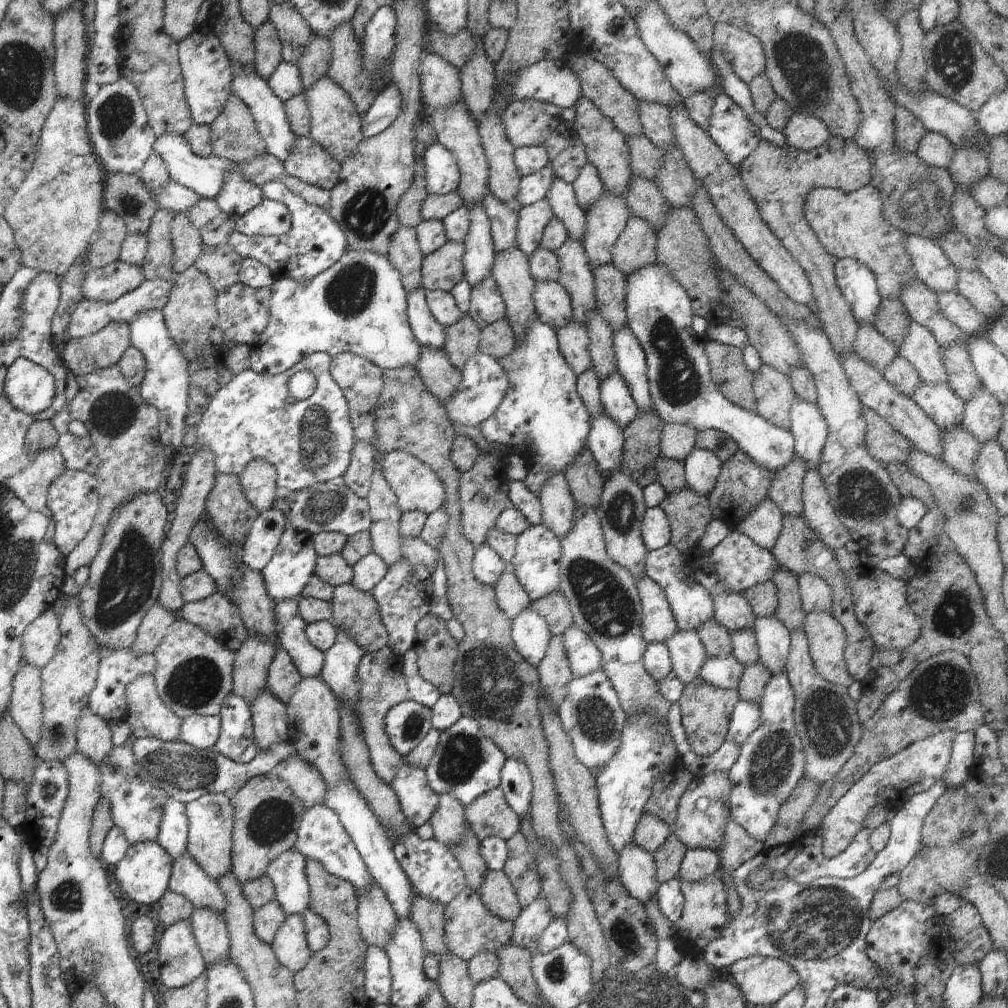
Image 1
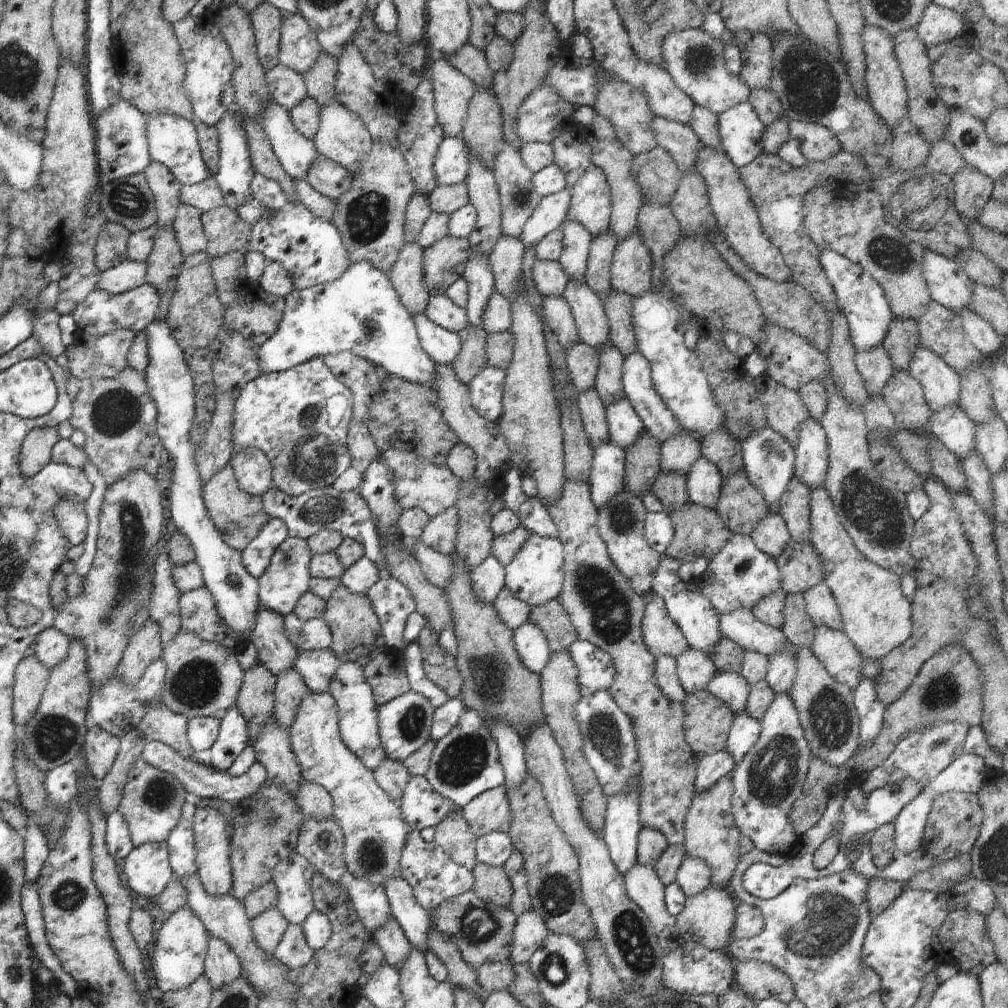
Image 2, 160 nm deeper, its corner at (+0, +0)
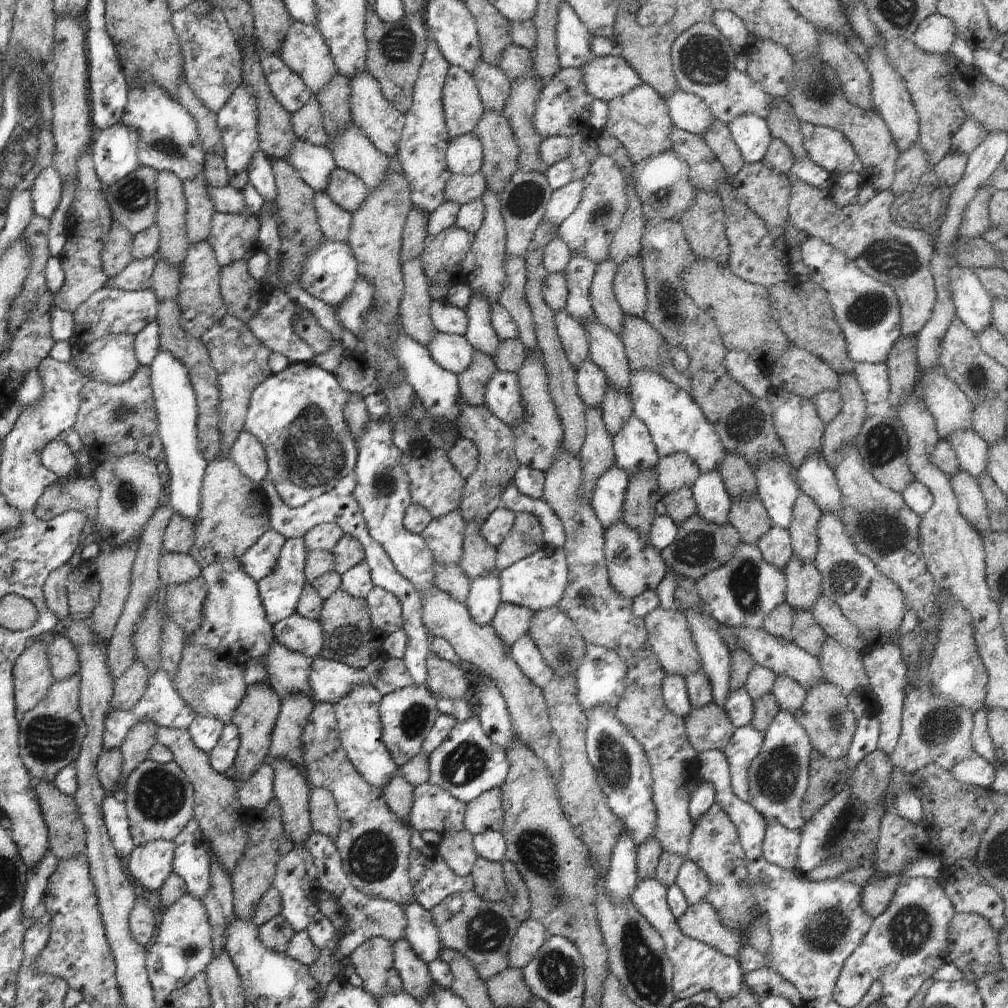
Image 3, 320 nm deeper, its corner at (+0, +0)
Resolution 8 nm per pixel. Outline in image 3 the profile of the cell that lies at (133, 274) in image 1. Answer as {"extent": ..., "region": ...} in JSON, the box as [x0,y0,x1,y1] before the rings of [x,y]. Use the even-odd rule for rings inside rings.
{"extent":[108,256,158,291],"region":[[[158,256],[142,260],[133,259],[118,276],[110,279],[108,285],[125,291],[152,289],[151,278],[157,262]]]}

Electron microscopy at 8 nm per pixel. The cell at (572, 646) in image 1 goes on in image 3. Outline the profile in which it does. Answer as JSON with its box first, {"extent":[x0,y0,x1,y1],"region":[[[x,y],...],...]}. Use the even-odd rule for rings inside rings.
{"extent":[575,645,626,712],"region":[[[586,645],[586,656],[575,674],[578,702],[584,712],[600,705],[616,710],[626,690],[626,675],[626,663],[617,652],[601,646]]]}

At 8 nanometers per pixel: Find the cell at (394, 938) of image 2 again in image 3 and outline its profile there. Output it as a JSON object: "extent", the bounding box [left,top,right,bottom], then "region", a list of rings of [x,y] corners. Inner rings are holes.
{"extent":[392,938,435,1004],"region":[[[405,938],[392,943],[392,948],[394,966],[403,980],[403,990],[422,1004],[435,986],[427,962],[418,958]]]}

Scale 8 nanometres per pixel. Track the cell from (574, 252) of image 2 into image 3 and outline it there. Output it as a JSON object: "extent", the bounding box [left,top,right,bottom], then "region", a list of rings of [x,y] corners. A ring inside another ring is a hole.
{"extent":[563,253,595,323],"region":[[[572,253],[572,258],[563,274],[567,280],[567,313],[578,322],[584,323],[595,314],[591,305],[590,287],[595,273],[595,264],[580,253]]]}

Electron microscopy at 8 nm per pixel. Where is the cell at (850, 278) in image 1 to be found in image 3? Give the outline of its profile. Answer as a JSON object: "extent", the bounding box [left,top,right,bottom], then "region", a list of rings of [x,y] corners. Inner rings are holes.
{"extent":[799,235,901,363],"region":[[[807,235],[799,246],[804,264],[809,268],[810,281],[816,283],[827,292],[832,310],[838,326],[847,342],[848,356],[855,363],[885,363],[890,349],[901,337],[901,314],[899,300],[891,286],[868,276],[855,265],[845,254],[836,250],[831,244],[825,243],[821,238]]]}

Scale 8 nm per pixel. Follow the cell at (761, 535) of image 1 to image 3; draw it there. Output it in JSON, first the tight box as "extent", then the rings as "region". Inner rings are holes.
{"extent":[756,526,793,571],"region":[[[773,526],[766,534],[763,534],[756,545],[765,561],[781,571],[793,556],[790,533],[778,527]]]}

